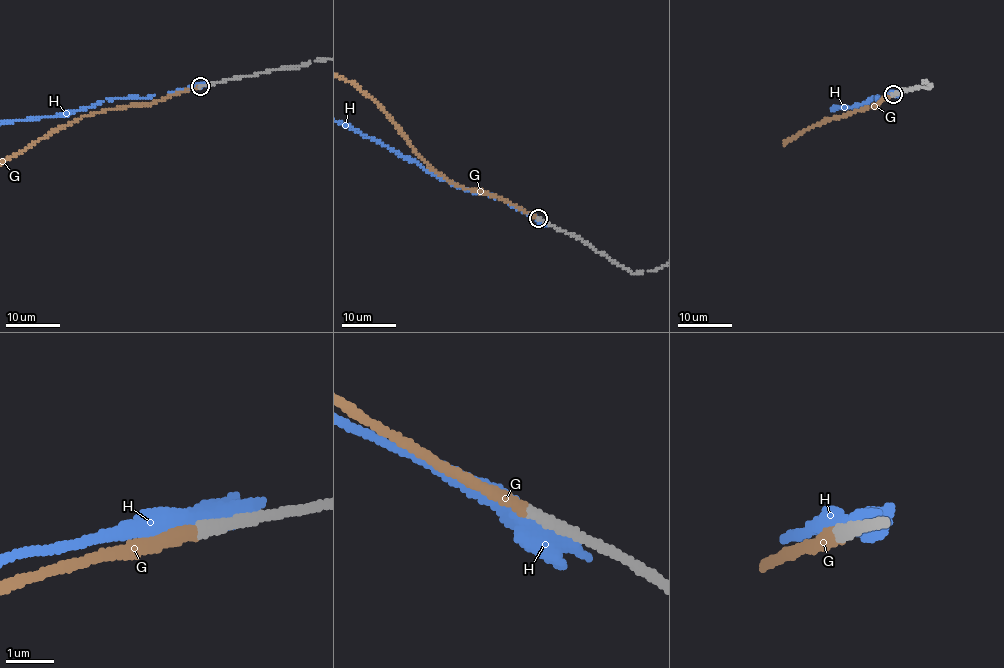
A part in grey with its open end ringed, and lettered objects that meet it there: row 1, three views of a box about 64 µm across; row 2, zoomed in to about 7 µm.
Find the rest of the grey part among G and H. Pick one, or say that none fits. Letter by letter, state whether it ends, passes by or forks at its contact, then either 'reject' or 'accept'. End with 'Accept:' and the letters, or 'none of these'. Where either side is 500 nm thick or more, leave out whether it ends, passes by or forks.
G: it ends there; accept
H: reject
Accept: G

